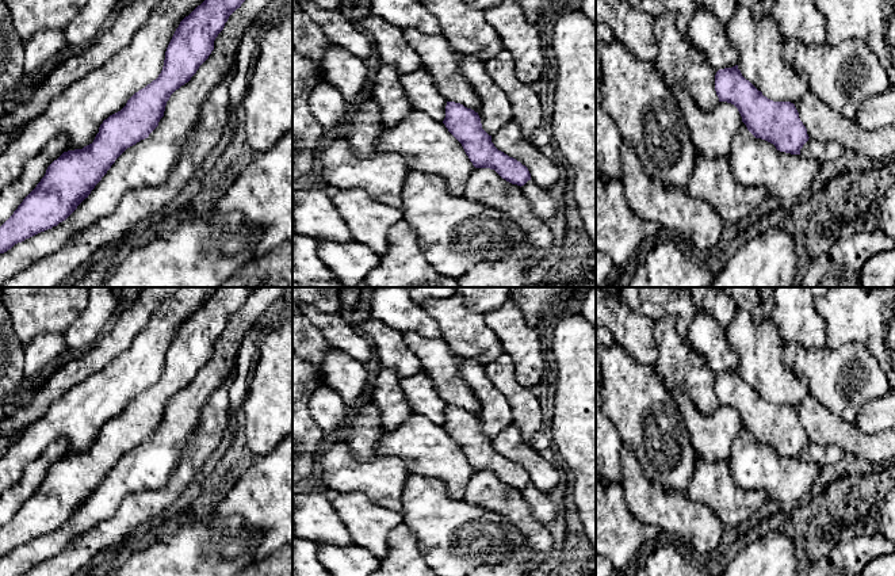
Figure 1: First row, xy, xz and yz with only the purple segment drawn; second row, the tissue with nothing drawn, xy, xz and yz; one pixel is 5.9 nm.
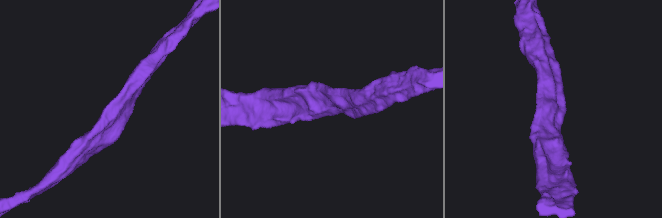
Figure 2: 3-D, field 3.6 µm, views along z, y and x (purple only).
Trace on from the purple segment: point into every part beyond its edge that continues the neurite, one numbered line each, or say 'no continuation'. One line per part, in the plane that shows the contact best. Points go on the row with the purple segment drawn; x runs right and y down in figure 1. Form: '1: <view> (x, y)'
no continuation

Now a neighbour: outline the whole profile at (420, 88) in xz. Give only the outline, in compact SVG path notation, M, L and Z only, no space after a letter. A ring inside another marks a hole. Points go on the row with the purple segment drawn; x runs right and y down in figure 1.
M420 68L408 75L402 75L399 81L413 111L428 114L435 121L444 121L448 100L437 91L428 70Z

